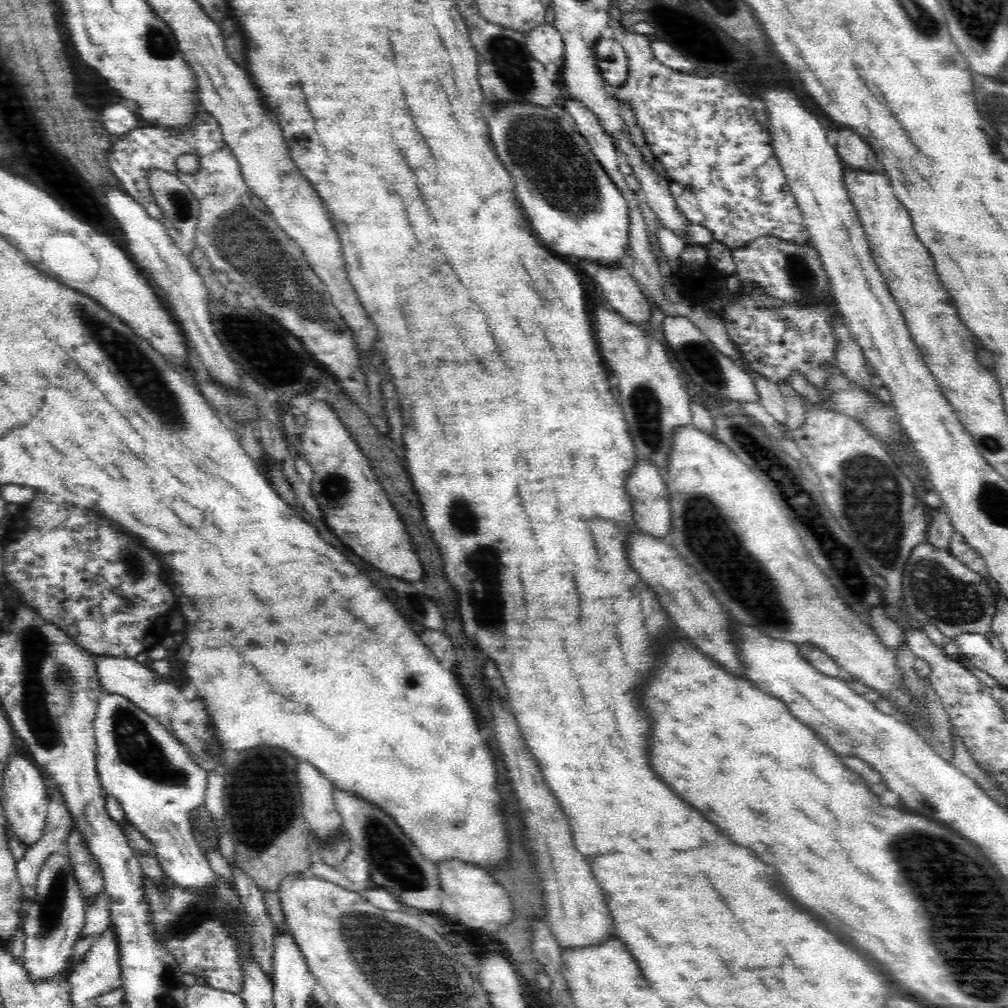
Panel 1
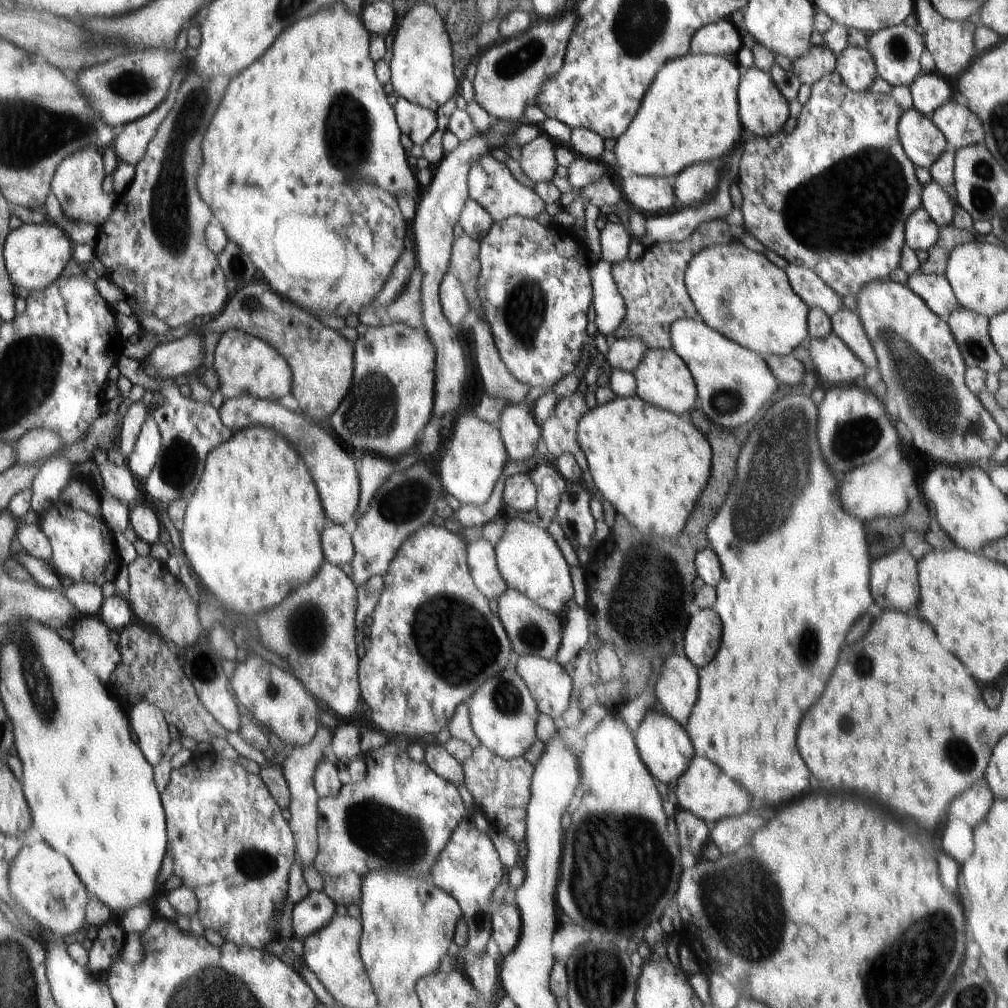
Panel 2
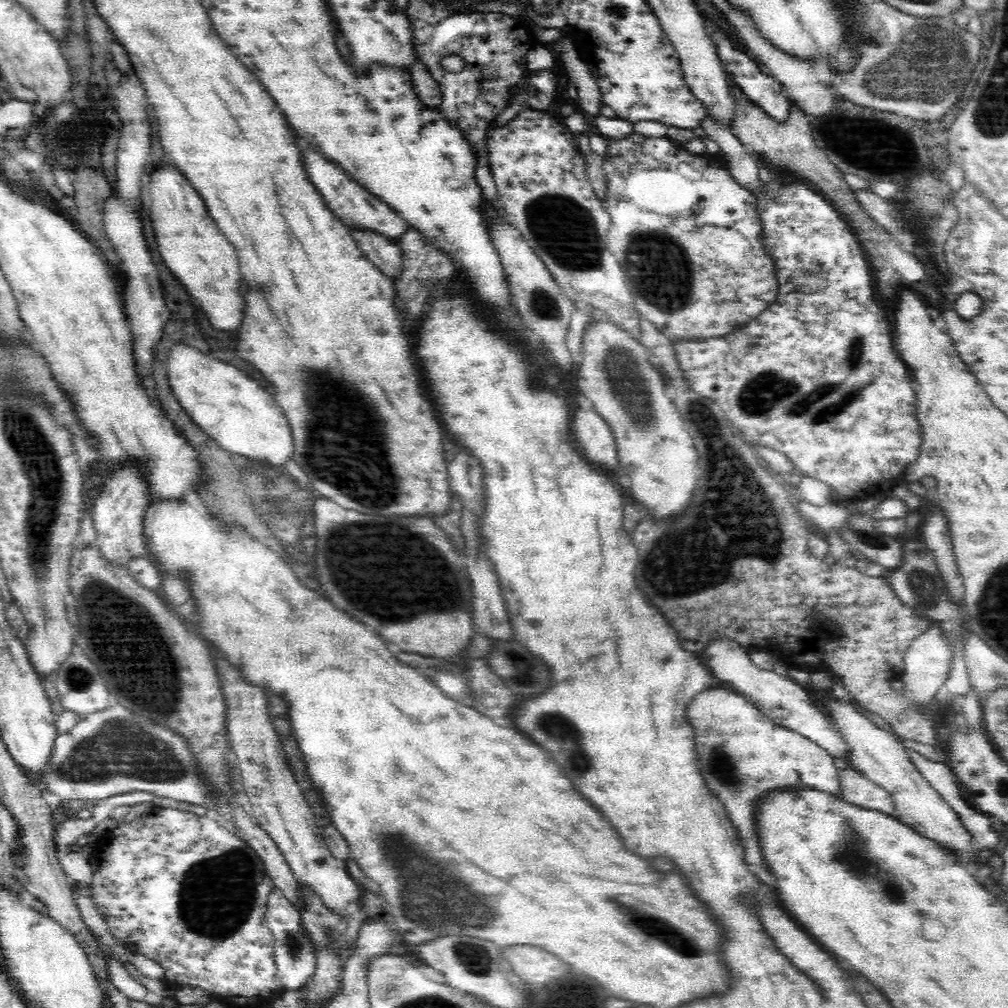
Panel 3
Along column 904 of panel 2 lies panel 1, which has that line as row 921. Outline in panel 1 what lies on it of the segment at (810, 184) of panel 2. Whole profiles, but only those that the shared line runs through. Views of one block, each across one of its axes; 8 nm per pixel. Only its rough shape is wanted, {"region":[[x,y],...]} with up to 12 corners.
{"region":[[148,880],[157,942],[180,971],[240,994],[253,936],[232,881]]}

